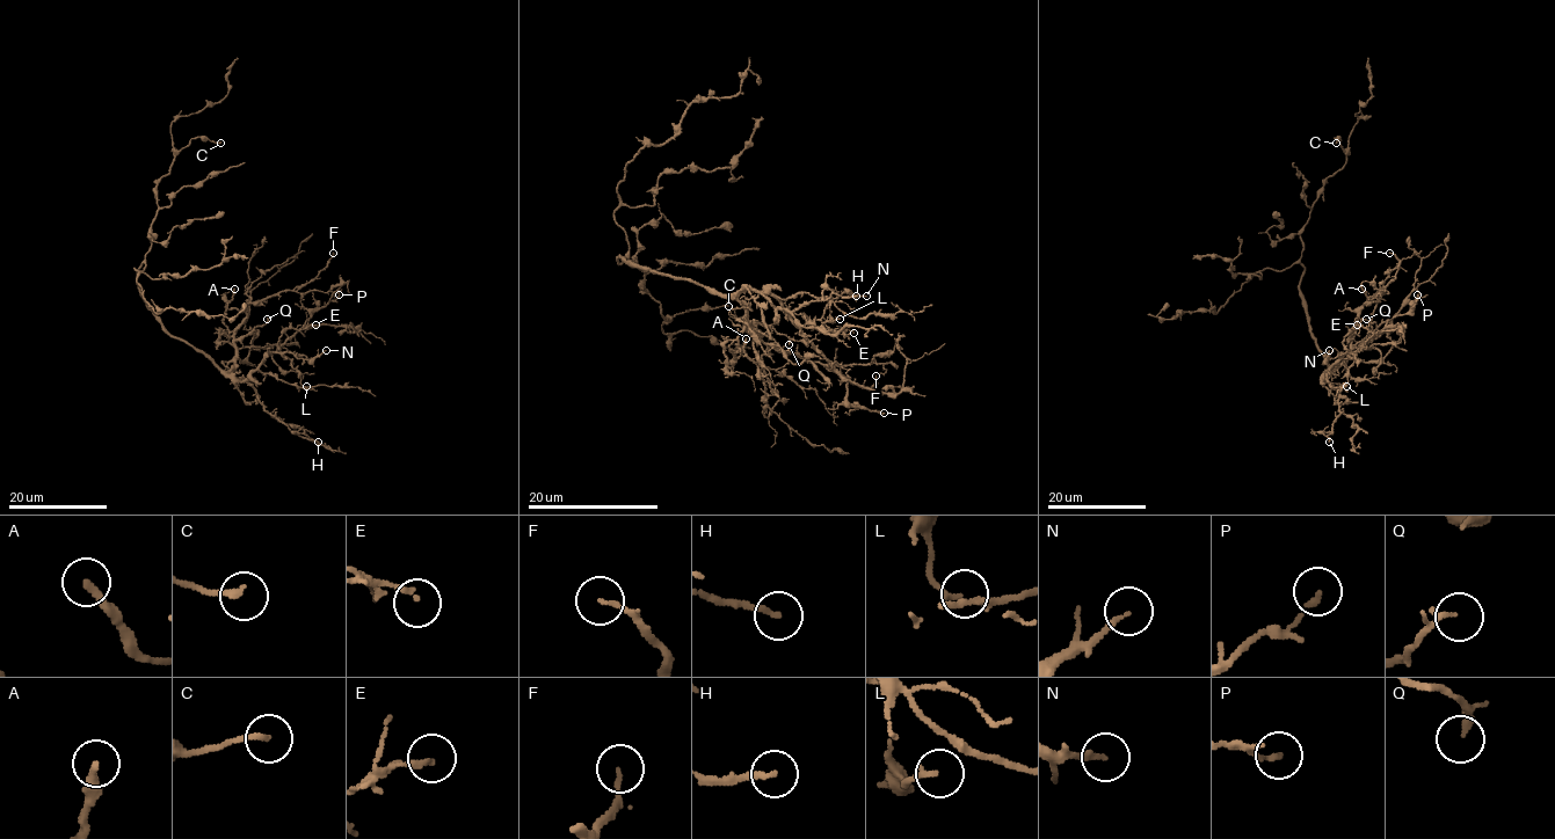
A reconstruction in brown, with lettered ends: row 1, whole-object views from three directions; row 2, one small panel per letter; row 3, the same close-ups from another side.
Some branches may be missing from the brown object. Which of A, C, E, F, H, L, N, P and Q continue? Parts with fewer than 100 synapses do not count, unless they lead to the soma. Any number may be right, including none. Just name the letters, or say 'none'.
none

